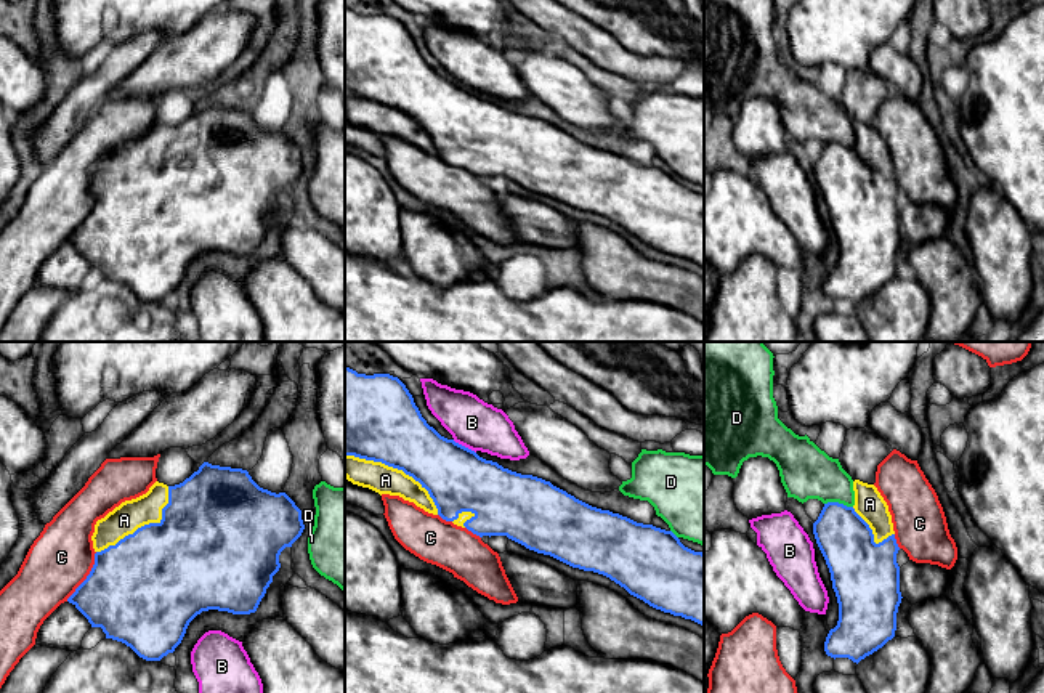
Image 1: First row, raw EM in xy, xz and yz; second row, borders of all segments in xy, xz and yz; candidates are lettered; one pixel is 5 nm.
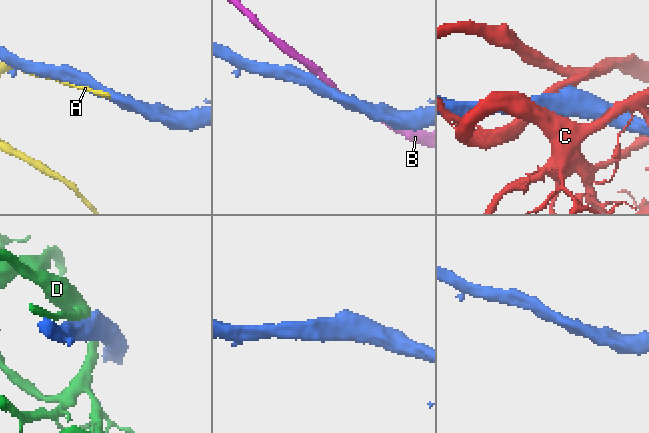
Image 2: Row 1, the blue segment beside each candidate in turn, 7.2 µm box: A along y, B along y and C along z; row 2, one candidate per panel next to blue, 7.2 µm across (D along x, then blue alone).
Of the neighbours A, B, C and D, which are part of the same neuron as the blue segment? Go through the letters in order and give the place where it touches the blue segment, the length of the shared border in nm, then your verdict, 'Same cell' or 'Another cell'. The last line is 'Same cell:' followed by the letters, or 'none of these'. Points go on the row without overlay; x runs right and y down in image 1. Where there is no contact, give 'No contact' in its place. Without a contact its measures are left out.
A: Touches blue at xz (398, 109). Shared border 550 nm. Same cell
B: Touches blue at xz (464, 87). Shared border 140 nm. Another cell
C: Touches blue at xy (87, 217). Shared border 300 nm. Another cell
D: Touches blue at yz (837, 143). Shared border 150 nm. Another cell
Same cell: A

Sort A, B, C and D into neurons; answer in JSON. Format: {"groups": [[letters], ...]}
{"groups": [["A"], ["B"], ["C"], ["D"]]}

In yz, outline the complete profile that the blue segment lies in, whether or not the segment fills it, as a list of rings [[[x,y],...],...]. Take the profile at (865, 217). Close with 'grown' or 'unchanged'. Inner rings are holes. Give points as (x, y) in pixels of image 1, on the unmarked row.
[[[853,122],[855,146],[824,144],[813,164],[816,184],[831,213],[832,229],[839,244],[839,261],[829,271],[824,292],[831,298],[848,298],[860,303],[895,278],[896,253],[901,244],[900,191],[888,146],[874,125]]] | grown

